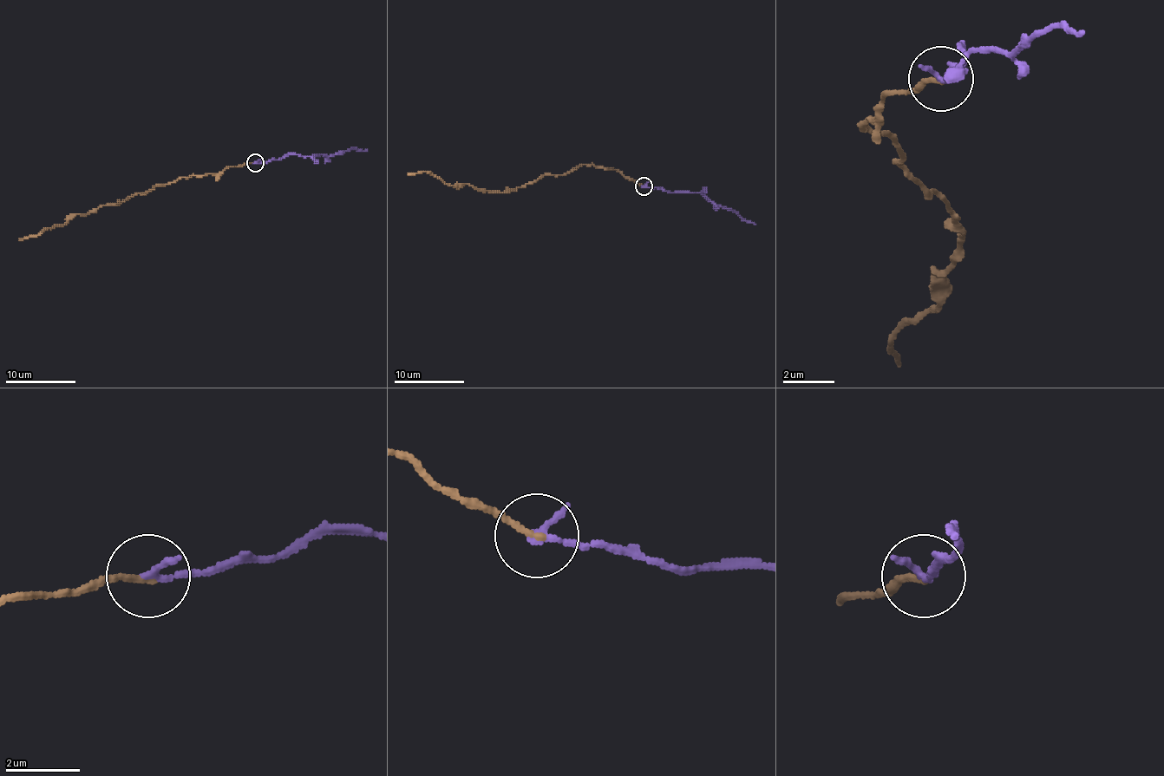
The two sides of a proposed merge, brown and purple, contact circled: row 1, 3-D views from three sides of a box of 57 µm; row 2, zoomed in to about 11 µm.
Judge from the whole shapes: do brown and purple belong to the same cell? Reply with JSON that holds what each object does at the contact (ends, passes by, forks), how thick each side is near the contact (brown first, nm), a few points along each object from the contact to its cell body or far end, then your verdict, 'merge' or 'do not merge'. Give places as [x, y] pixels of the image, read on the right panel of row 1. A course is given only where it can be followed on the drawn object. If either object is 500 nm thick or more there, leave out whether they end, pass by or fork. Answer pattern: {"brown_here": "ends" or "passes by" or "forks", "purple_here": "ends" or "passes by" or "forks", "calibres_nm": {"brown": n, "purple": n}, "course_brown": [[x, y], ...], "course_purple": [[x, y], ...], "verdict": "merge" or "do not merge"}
{"brown_here": "ends", "purple_here": "ends", "calibres_nm": {"brown": 170, "purple": 240}, "course_brown": [[939, 81], [881, 100], [861, 126], [965, 230], [933, 268], [939, 307], [887, 346], [900, 366]], "course_purple": [[939, 81], [965, 48], [965, 55], [1010, 55], [1030, 35], [1082, 29]], "verdict": "merge"}

